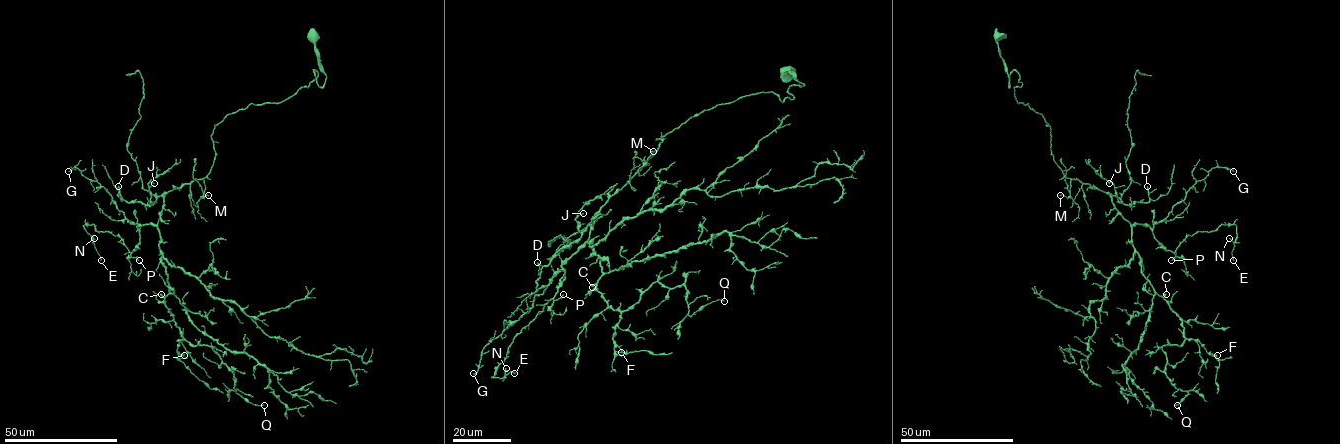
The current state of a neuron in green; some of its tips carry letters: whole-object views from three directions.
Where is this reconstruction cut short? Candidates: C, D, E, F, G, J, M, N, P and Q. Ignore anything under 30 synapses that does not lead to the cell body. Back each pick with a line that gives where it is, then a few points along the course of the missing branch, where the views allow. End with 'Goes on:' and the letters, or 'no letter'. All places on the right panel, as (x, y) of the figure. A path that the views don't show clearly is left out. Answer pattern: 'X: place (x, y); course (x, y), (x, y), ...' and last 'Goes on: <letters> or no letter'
D: place (1147, 186); course (1147, 186), (1145, 178), (1150, 164), (1145, 128), (1160, 131), (1169, 125), (1192, 125), (1199, 94)
G: place (1233, 171); course (1233, 171), (1234, 156), (1221, 135), (1221, 120), (1214, 107), (1217, 78)
Goes on: D, G

